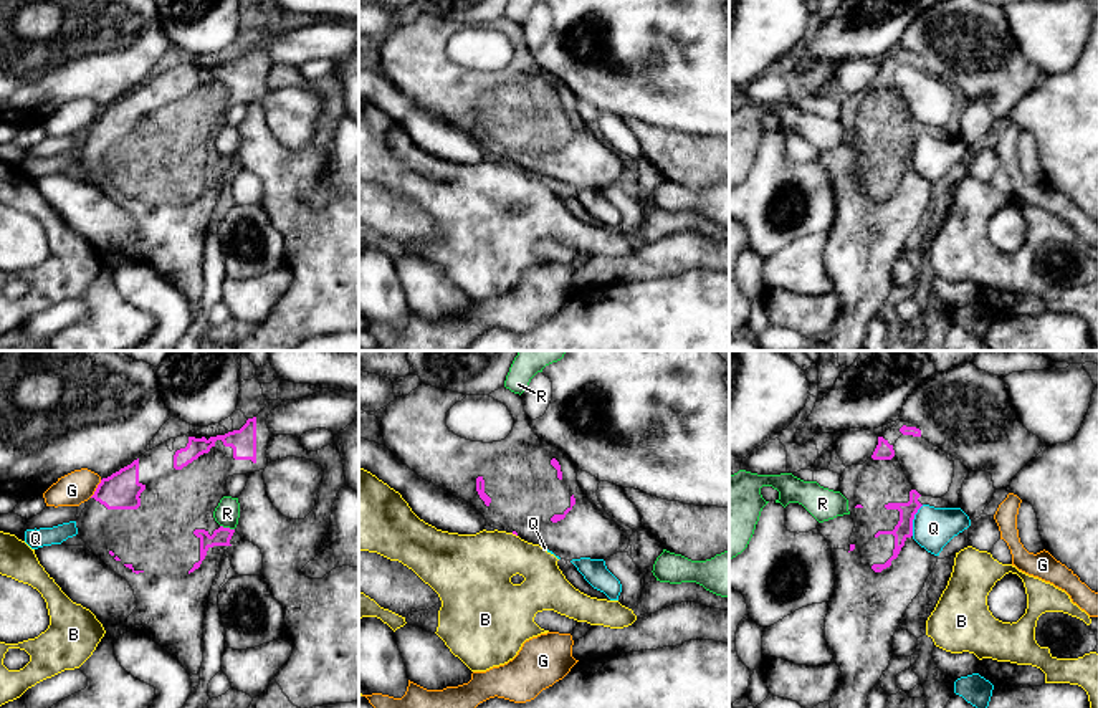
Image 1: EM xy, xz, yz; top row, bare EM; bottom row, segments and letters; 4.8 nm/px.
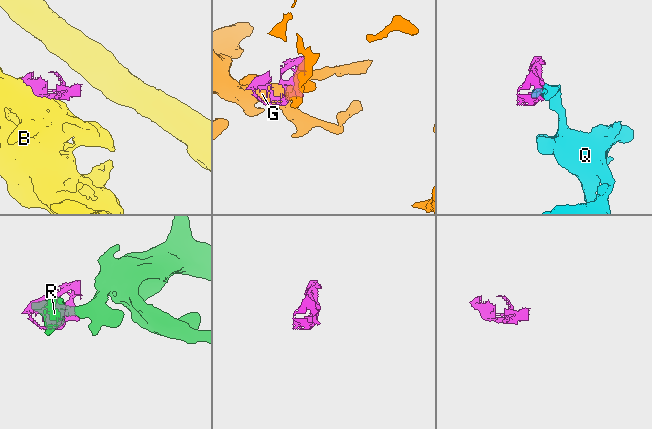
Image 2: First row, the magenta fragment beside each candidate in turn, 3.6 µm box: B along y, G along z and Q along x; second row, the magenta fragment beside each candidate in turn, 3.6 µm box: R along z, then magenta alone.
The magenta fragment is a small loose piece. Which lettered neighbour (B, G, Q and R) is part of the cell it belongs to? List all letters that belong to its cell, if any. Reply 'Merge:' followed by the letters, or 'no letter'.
Merge: no letter

